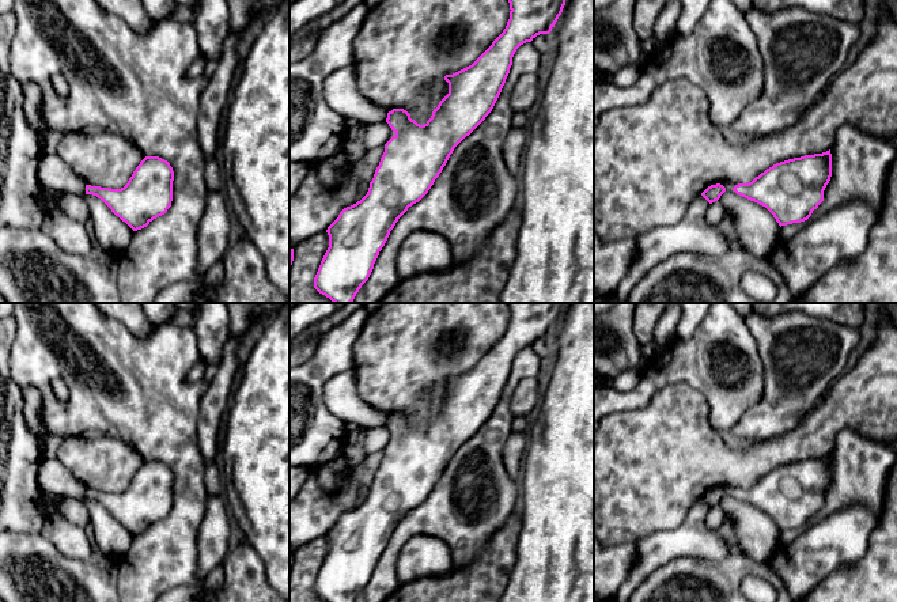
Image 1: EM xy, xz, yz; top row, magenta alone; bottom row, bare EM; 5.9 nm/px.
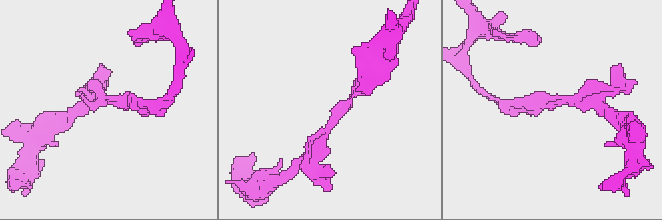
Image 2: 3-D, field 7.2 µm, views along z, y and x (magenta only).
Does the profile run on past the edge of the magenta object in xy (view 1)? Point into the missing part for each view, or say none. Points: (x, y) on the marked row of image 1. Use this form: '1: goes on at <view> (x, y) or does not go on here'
1: does not go on here

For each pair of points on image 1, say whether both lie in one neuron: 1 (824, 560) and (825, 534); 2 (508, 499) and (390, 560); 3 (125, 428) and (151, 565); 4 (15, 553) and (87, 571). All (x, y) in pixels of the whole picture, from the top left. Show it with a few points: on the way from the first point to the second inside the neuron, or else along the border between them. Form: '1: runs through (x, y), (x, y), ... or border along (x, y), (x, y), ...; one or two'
1: runs through (824, 553), (825, 541); one
2: runs through (476, 526), (413, 525), (411, 527); one
3: runs through (163, 449), (184, 469), (184, 521), (180, 527); one
4: runs through (33, 571), (69, 571); one

